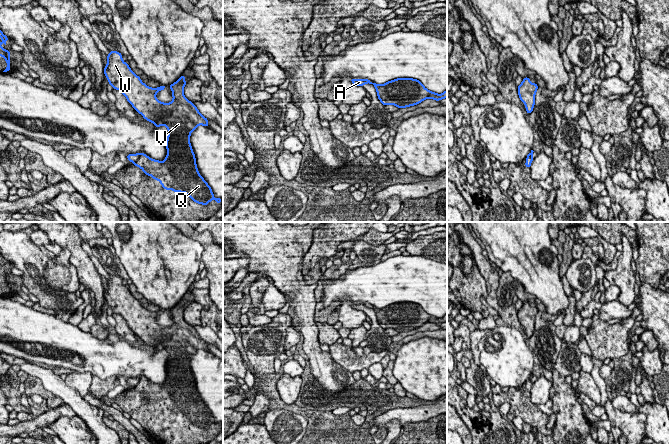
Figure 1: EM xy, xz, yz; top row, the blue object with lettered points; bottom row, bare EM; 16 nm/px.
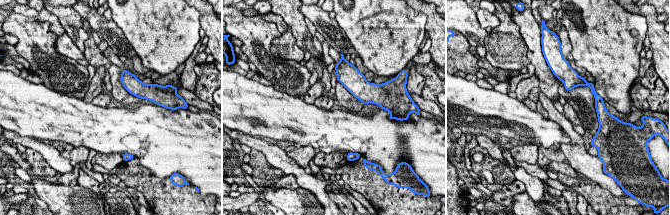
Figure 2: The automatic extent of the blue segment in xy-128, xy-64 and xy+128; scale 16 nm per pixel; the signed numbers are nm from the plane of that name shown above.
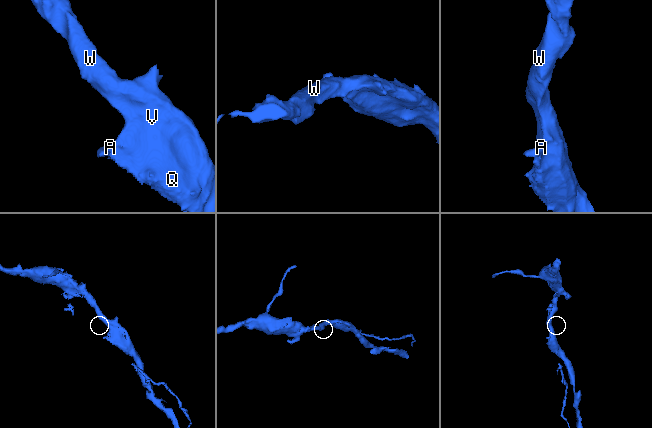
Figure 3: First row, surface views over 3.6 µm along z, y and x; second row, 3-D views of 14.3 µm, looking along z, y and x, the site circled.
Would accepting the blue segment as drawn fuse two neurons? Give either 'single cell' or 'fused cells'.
fused cells

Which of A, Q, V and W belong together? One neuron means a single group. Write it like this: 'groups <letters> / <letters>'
groups A / Q V W

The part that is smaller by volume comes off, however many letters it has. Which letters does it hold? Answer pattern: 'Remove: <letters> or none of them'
Remove: A

